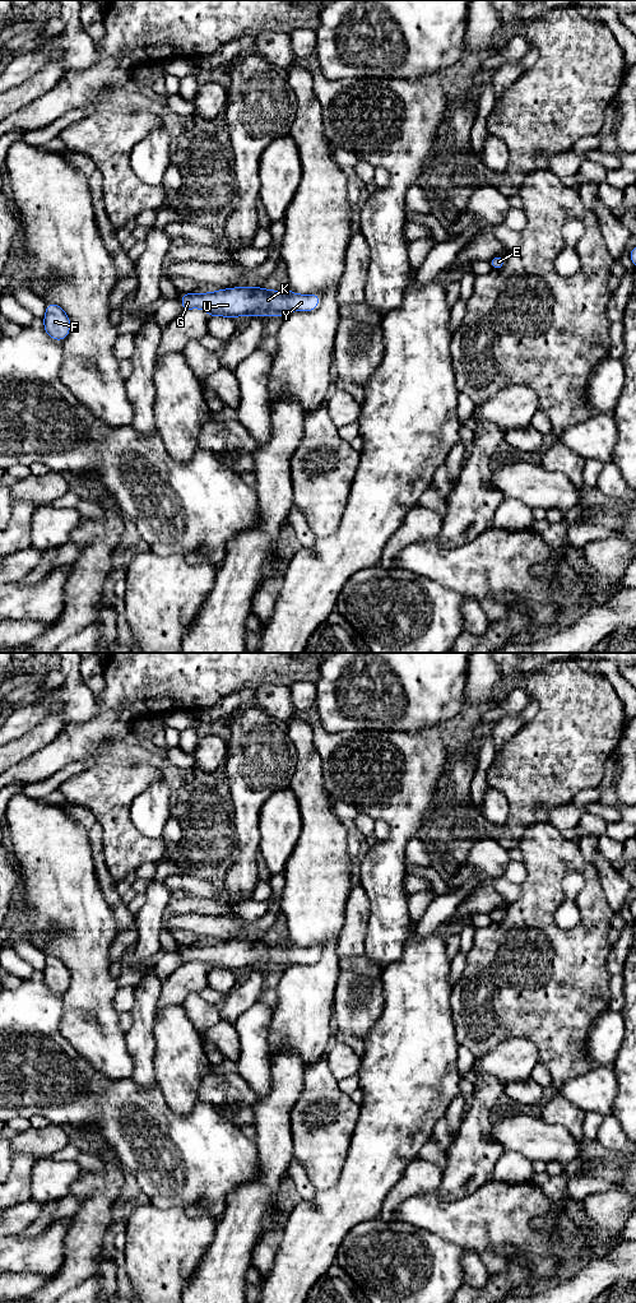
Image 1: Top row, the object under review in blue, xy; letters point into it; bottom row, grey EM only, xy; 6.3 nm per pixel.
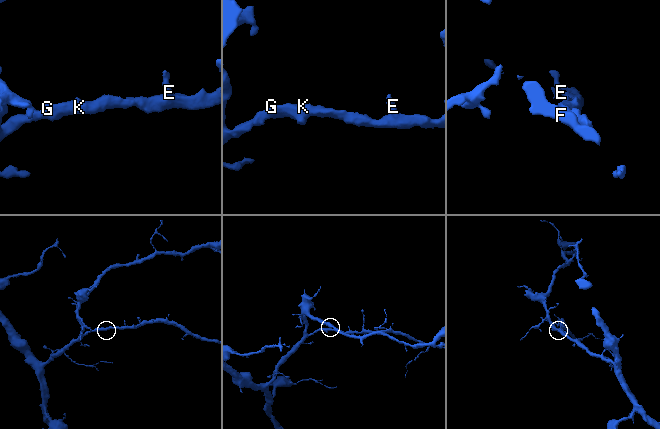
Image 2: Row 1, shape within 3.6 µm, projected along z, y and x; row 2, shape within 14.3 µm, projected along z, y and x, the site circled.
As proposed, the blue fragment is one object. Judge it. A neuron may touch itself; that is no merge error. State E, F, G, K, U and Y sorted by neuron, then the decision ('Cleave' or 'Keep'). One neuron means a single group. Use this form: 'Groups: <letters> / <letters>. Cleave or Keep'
Groups: E F G K U Y. Keep

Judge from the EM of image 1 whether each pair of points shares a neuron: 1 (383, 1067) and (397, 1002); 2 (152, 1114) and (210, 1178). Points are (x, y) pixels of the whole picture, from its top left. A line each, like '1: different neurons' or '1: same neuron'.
1: same neuron
2: same neuron

